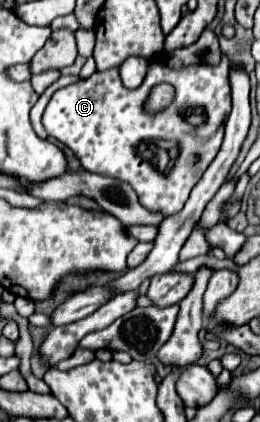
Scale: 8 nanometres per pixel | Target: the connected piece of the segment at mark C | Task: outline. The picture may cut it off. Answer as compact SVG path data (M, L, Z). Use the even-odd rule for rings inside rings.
M224 57L216 67L194 65L184 71L170 69L160 59L152 59L146 79L138 89L122 87L118 69L108 69L102 73L96 71L92 77L80 83L58 89L44 111L42 123L48 135L68 145L90 173L128 183L136 191L144 209L168 217L182 211L192 187L216 157L222 145L222 125L228 113L230 81L228 61ZM162 81L176 87L176 99L166 111L148 115L142 107L146 95L156 83ZM152 141L176 141L180 145L180 155L172 167L160 169L158 165L152 165L154 161L142 157L140 147Z

